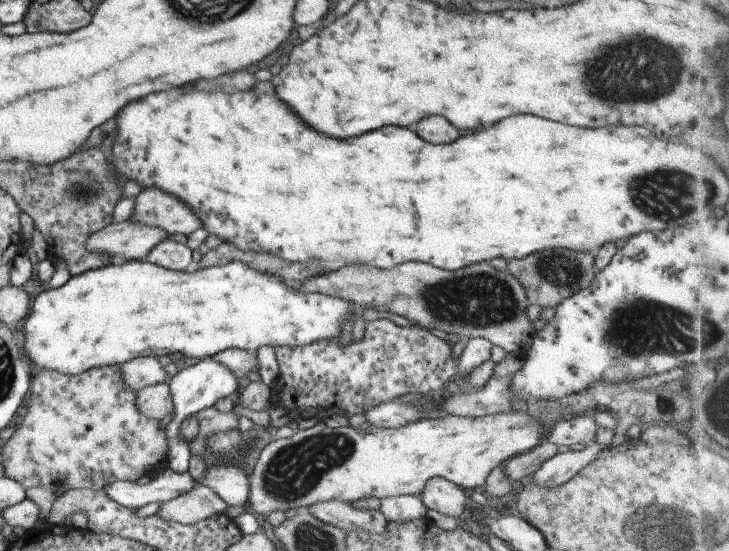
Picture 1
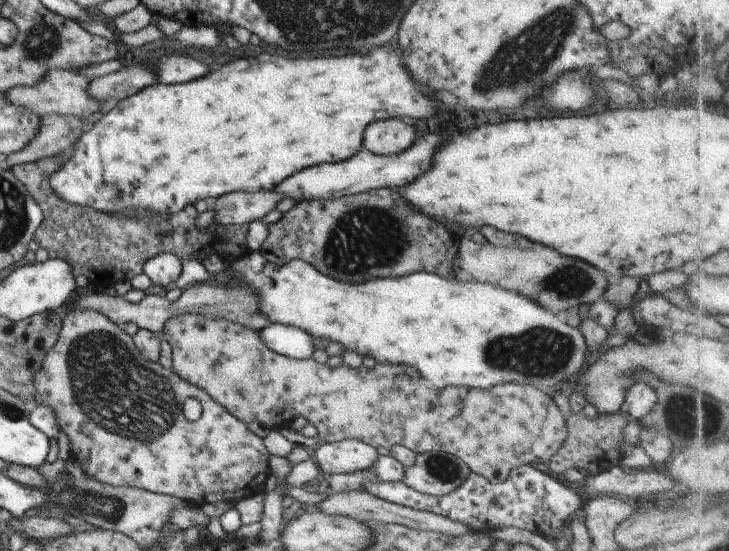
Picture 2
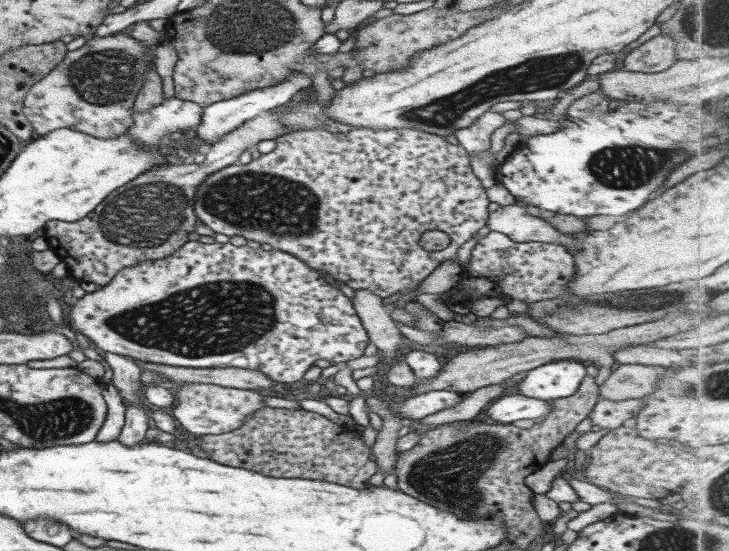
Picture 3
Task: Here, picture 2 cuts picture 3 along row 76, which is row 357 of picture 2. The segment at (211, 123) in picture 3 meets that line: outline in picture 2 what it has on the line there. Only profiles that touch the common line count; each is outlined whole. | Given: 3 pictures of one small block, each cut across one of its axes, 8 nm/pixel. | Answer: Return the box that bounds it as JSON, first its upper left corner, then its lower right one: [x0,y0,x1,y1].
[257,324,313,359]

